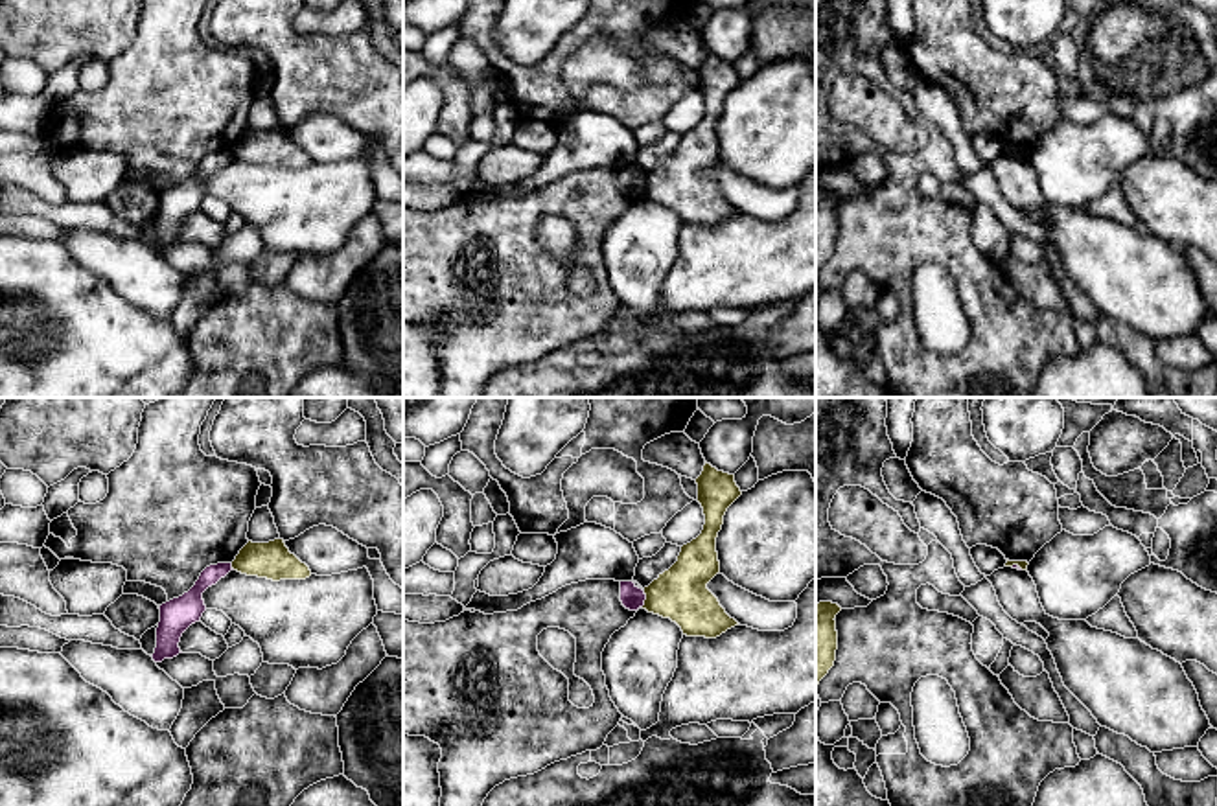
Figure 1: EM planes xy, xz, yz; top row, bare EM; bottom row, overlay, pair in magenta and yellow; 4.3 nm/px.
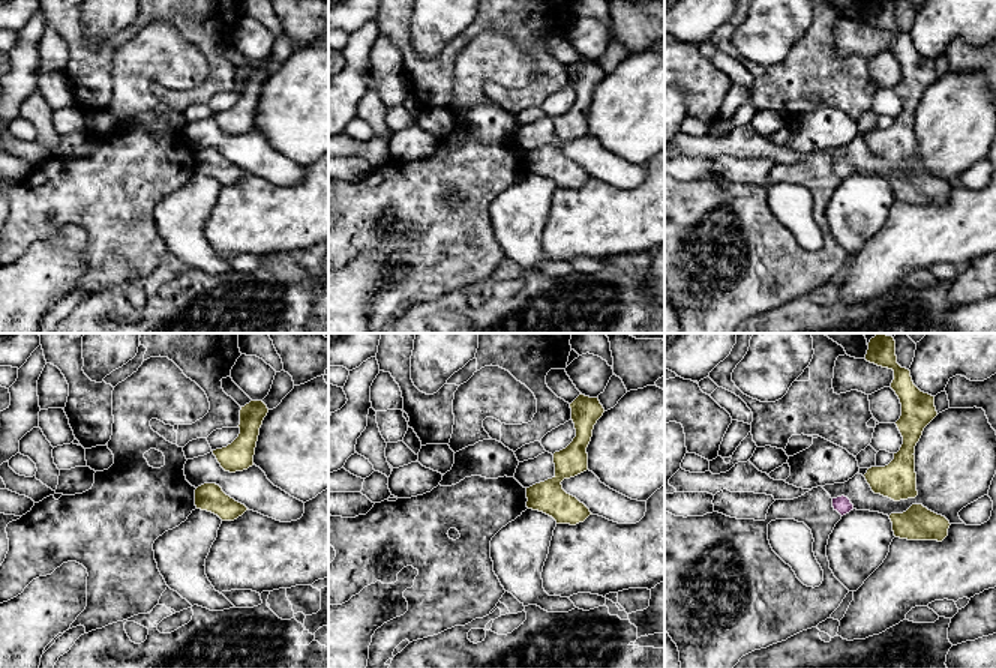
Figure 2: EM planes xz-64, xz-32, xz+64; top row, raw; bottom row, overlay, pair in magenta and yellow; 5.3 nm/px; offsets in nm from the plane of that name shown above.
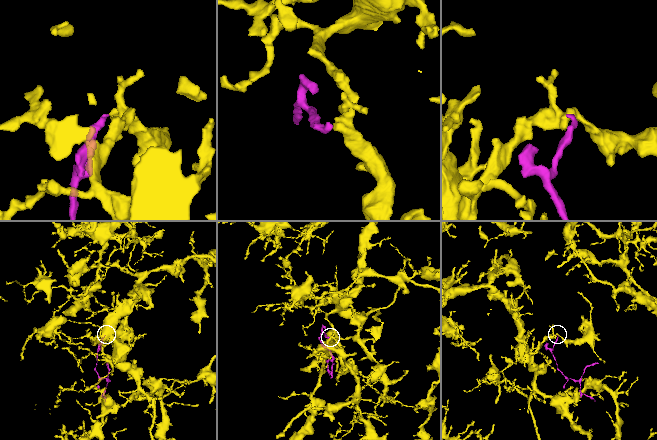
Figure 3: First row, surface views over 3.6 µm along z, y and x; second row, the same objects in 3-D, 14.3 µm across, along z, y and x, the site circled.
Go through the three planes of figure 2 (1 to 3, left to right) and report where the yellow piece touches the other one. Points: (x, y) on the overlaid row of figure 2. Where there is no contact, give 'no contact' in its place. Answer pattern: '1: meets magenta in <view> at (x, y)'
1: no contact
2: no contact
3: no contact

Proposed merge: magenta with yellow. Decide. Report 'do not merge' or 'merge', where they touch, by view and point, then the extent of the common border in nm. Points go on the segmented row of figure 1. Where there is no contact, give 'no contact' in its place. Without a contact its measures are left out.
do not merge | xz (645, 598) | 70 nm

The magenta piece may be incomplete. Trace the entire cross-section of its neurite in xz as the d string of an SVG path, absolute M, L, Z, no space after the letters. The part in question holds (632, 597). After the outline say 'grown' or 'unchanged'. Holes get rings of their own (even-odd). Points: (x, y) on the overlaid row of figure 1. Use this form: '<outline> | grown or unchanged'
M620 581L620 602L626 609L637 611L644 605L646 594L633 581Z | unchanged

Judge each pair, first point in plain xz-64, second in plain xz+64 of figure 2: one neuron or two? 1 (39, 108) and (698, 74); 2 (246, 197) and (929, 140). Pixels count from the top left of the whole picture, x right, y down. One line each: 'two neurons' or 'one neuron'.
1: one neuron
2: two neurons

